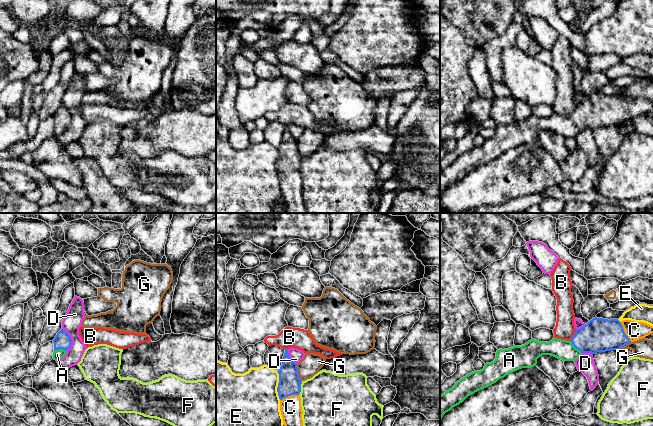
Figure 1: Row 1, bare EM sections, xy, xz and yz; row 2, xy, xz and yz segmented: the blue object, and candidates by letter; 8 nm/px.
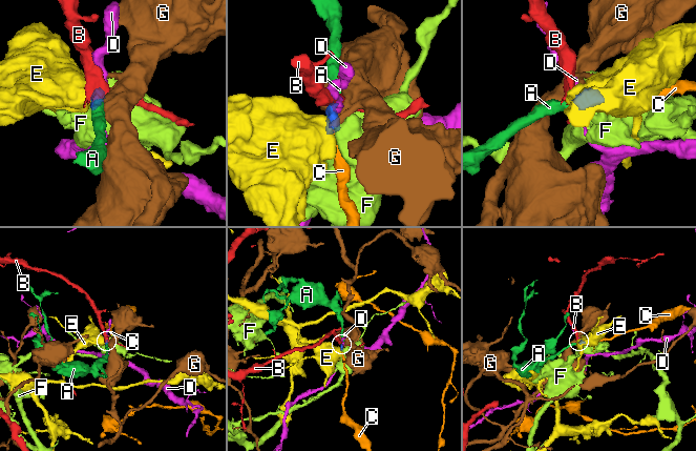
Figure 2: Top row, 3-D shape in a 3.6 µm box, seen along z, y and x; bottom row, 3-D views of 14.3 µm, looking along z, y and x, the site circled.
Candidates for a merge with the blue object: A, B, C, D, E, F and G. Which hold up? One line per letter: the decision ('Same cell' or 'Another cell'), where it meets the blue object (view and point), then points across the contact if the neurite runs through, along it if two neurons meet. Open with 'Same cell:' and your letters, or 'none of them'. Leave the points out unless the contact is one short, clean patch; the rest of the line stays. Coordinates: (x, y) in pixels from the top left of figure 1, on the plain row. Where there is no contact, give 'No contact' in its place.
Same cell: A, C
A: Same cell. Touches blue at yz (575, 123). Path across: yz (599, 111), (586, 115), (575, 123), (562, 125)
B: Another cell. Touches blue at yz (573, 111). Boundary: yz (576, 105), (569, 116)
C: Same cell. Touches blue at yz (624, 108). Path across: yz (599, 111), (624, 108), (634, 106)
D: Another cell. Touches blue at xy (71, 115). Boundary: xy (62, 104), (71, 115), (71, 122), (67, 126)
E: Another cell. Touches blue at xz (278, 161). Boundary: xz (276, 147), (278, 150), (277, 171), (280, 175)
F: Another cell. Touches blue at xz (300, 164). Boundary: xz (302, 157), (298, 170)
G: Another cell. Touches blue at xz (297, 149). Boundary: xz (296, 140), (301, 157)

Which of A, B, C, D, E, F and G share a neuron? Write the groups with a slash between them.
A C / B / D / E / F / G

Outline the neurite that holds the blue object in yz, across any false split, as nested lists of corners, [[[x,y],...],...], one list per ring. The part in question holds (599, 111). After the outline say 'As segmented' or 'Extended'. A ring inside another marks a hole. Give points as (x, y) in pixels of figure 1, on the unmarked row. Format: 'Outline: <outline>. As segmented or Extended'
Outline: [[[595,93],[582,104],[576,105],[569,117],[553,114],[549,118],[539,118],[532,114],[522,122],[499,125],[493,138],[486,139],[482,146],[461,154],[451,165],[440,171],[440,197],[446,188],[468,172],[496,159],[509,149],[536,142],[537,135],[542,131],[551,131],[564,138],[575,137],[582,129],[619,126],[652,109],[653,102],[644,98],[620,98],[618,95]]]. Extended

